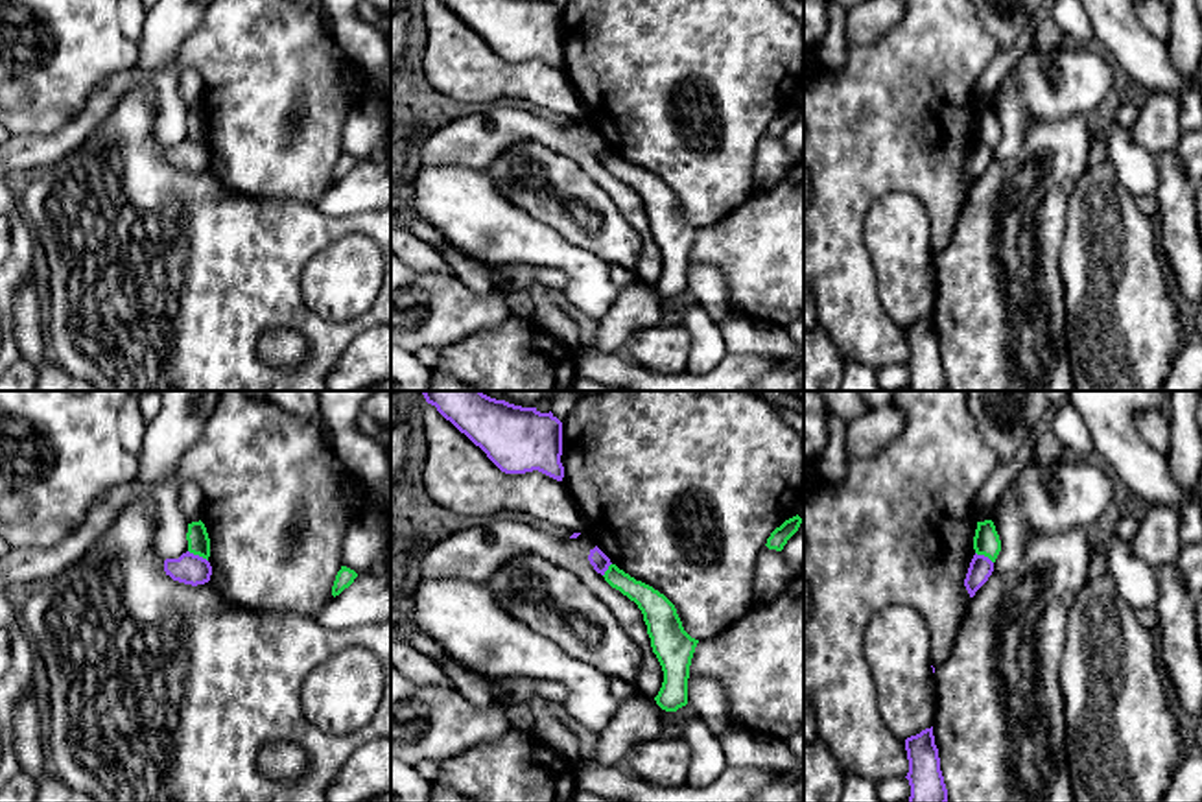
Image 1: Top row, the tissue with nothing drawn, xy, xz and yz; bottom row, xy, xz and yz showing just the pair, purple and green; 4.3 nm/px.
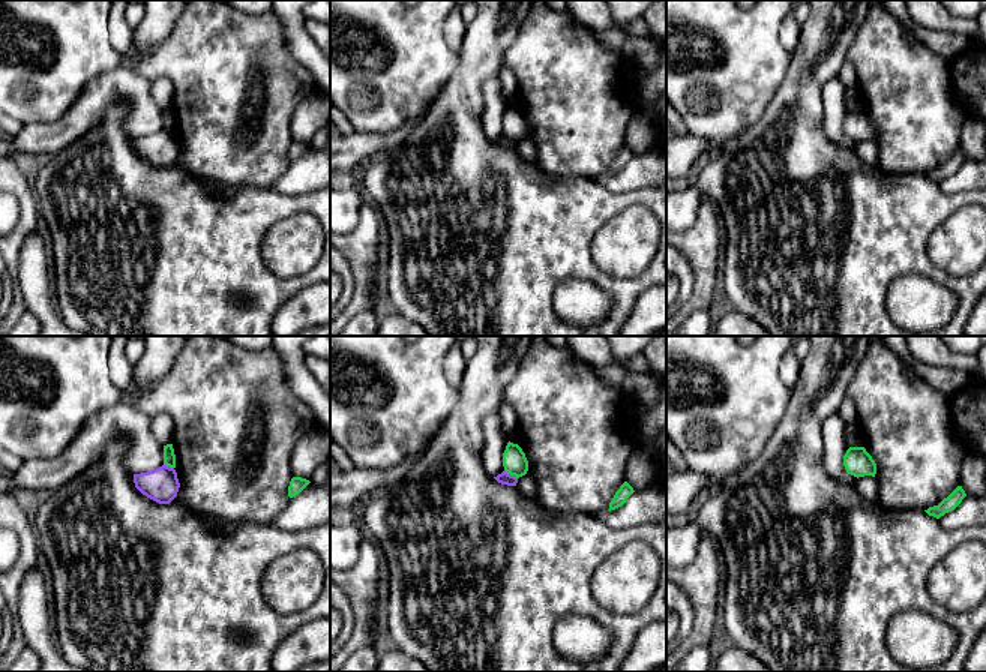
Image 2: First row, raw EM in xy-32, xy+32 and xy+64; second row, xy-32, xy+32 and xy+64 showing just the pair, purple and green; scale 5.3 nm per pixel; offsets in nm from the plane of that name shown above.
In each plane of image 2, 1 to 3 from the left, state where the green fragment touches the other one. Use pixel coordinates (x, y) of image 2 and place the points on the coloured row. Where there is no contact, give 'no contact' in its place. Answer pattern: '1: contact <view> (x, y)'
1: contact xy-32 (168, 467)
2: contact xy+32 (509, 474)
3: no contact

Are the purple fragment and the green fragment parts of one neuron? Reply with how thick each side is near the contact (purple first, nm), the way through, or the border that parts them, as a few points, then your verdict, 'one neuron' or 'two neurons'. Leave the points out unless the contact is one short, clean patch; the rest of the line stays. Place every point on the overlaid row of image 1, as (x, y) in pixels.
calibres 140 and 100 nm; border xy (188, 550), (207, 561); two neurons

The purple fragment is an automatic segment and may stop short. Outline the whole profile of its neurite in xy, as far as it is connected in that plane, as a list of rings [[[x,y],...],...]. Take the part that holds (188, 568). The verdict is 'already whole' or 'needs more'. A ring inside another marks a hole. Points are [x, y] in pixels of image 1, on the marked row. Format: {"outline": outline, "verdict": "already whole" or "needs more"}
{"outline": [[[186,551],[179,559],[166,559],[164,572],[173,581],[197,586],[210,581],[212,566],[206,559]]], "verdict": "already whole"}

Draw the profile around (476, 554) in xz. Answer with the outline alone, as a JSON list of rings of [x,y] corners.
[[[492,522],[465,531],[448,527],[424,557],[418,583],[439,577],[485,583],[503,562],[522,553],[535,553],[568,568],[612,610],[625,634],[642,651],[642,664],[632,684],[642,695],[654,699],[662,688],[664,671],[653,653],[643,614],[634,601],[594,570],[588,560],[594,548],[586,533],[577,538],[557,538],[520,522]]]

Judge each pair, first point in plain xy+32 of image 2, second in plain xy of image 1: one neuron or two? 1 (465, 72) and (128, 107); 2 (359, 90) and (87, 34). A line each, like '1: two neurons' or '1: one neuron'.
1: one neuron
2: one neuron

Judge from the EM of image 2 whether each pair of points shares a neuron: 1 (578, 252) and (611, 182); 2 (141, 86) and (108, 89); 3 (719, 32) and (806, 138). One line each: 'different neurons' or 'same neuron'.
1: different neurons
2: same neuron
3: different neurons

